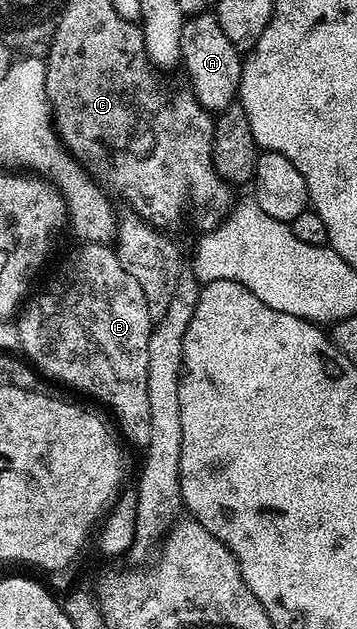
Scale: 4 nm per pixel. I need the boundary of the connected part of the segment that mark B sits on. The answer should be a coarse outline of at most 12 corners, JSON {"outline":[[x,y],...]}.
{"outline":[[84,242],[17,314],[34,369],[146,447],[153,319]]}

